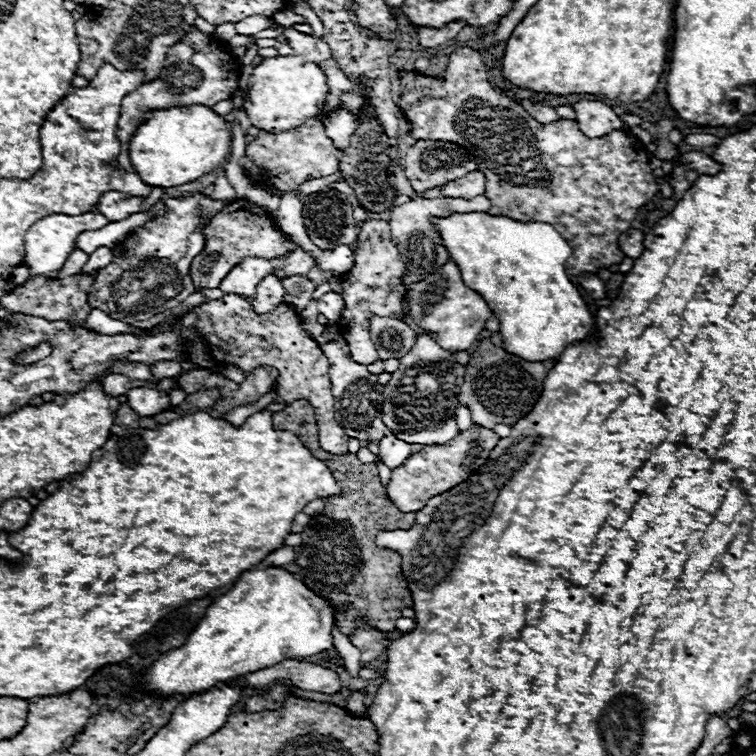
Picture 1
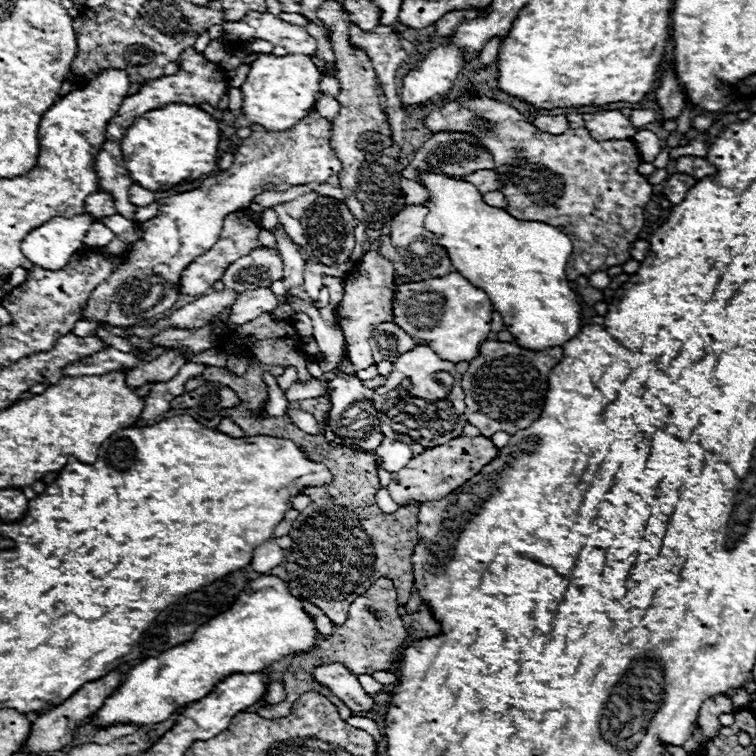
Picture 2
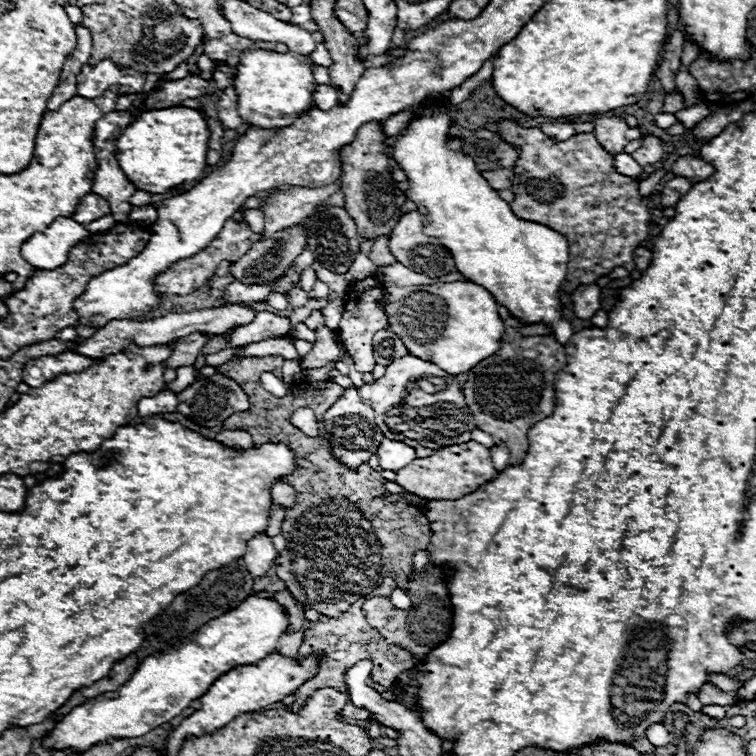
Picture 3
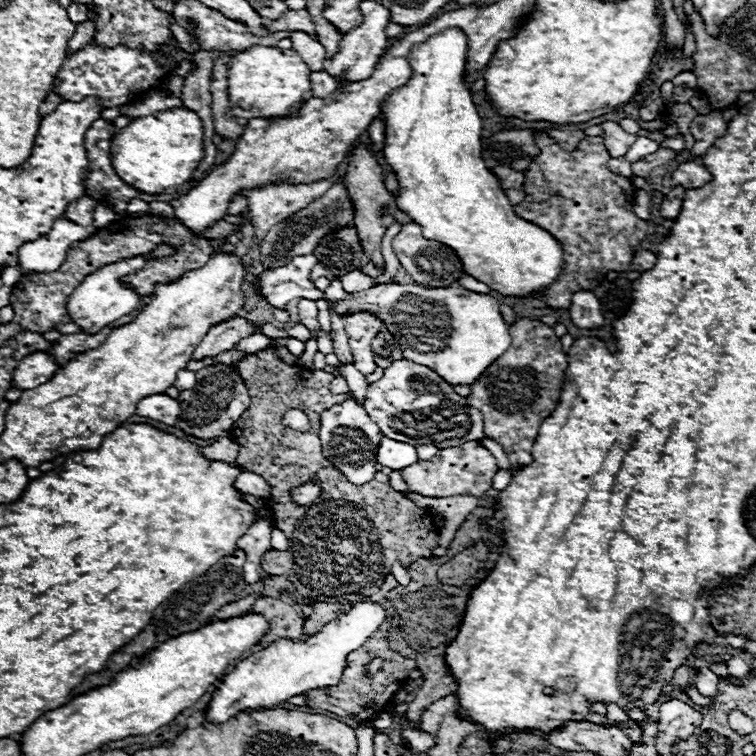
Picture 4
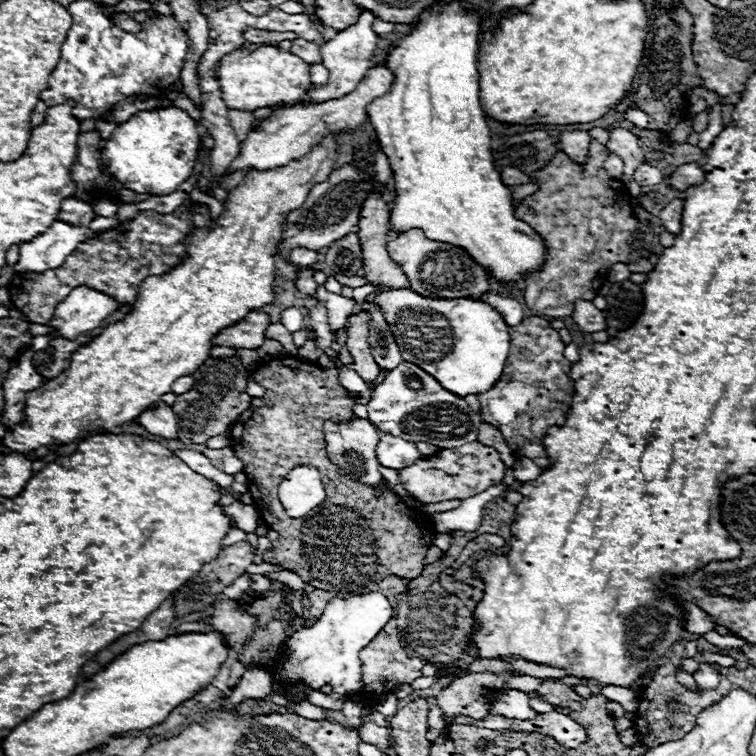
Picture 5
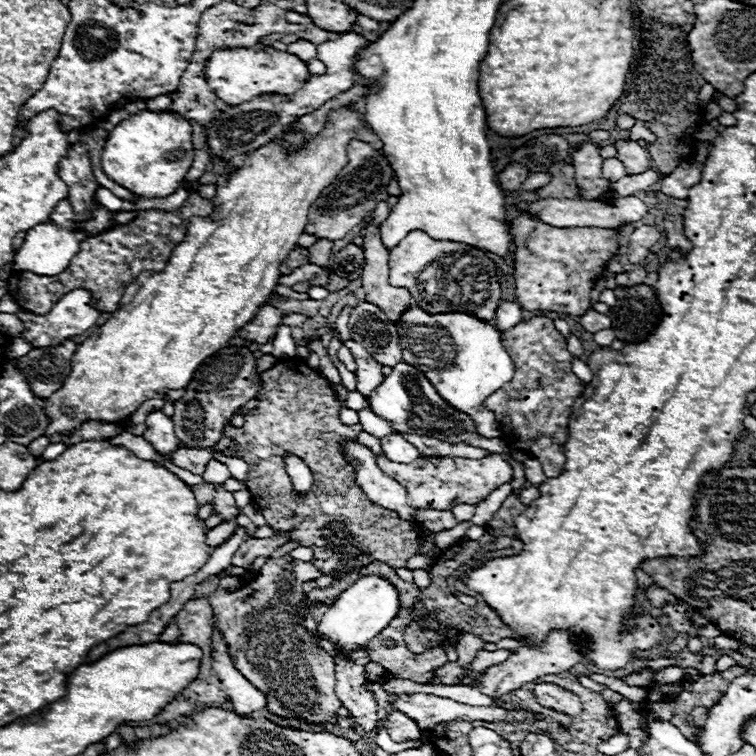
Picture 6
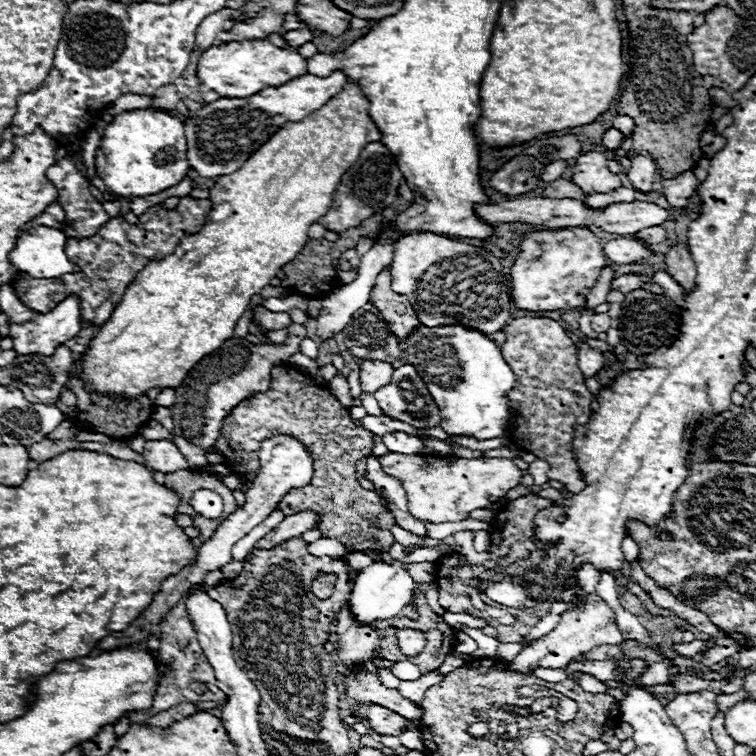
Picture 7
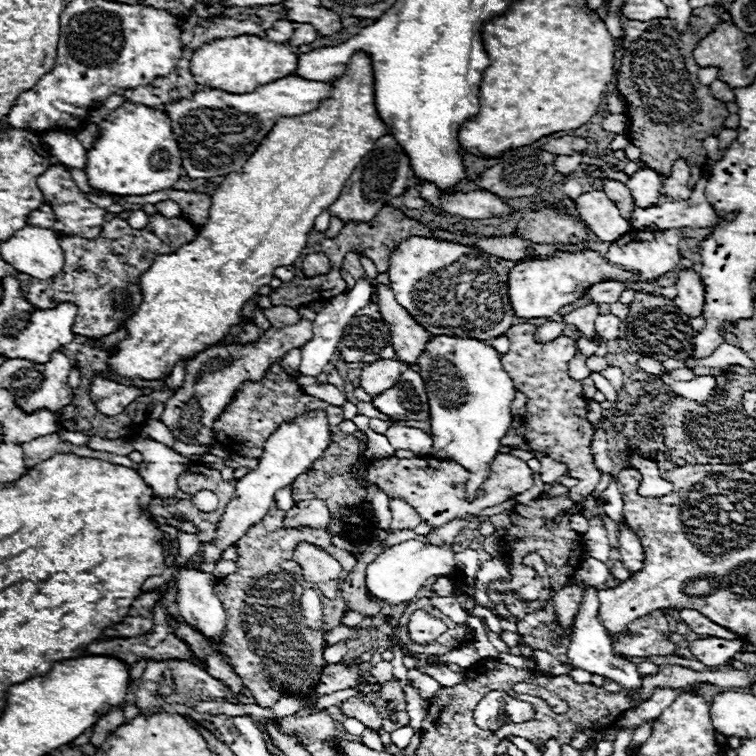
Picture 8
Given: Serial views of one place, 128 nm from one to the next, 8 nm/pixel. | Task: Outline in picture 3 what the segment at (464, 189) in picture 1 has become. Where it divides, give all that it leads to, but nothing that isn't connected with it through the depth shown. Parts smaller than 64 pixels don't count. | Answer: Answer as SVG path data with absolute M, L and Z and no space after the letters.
M502 168L502 170L488 170L488 172L482 172L482 176L490 184L490 188L494 188L494 190L508 190L512 186L512 182L510 182L512 172L506 170L506 168Z

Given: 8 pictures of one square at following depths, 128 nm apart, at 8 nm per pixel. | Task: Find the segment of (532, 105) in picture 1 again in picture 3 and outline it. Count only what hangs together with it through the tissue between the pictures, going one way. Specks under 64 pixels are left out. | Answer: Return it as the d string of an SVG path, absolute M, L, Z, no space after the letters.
M556 122L556 124L542 124L542 126L540 126L540 130L542 130L546 136L550 136L550 138L554 138L554 140L558 140L558 142L568 140L570 136L574 136L574 134L576 134L576 132L574 132L574 128L572 128L572 124L564 124L564 122Z

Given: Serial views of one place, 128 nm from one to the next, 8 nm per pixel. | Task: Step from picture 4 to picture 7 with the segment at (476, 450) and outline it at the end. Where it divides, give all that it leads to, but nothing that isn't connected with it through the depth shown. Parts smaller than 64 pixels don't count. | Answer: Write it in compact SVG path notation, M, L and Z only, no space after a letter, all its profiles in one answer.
M388 452L378 456L386 474L396 476L408 494L408 510L422 522L460 522L468 512L486 508L506 496L510 488L520 484L522 470L508 458L436 458L436 456L402 456Z

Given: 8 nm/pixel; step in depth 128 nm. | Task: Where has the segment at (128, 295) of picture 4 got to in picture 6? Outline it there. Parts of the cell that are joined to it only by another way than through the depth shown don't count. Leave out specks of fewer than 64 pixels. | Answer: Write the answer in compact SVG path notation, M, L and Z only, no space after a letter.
M72 290L66 296L62 296L48 314L38 316L38 314L28 314L28 312L18 312L16 314L24 326L26 332L22 338L26 338L28 342L32 342L36 348L46 348L46 346L56 346L60 342L64 342L66 338L78 336L82 332L86 332L90 326L96 324L96 320L100 318L100 312L92 306L92 294L88 290Z

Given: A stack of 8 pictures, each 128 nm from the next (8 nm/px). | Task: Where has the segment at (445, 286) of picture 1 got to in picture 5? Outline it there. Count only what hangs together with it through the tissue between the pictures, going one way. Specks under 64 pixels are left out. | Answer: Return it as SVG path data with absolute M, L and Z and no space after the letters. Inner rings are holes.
M294 248L294 252L290 254L290 264L294 264L296 268L304 266L313 266L321 259L318 252L310 252L306 248ZM318 286L316 288L316 296L318 296L318 302L322 306L326 306L328 310L328 324L332 328L332 332L340 332L346 324L346 318L348 314L352 314L352 308L356 306L356 300L354 298L344 298L340 294L330 294L326 292L324 286ZM390 288L368 294L366 304L382 310L402 358L430 372L452 394L486 392L504 370L510 352L508 324L488 302L476 298L426 298L410 288ZM290 307L281 313L280 322L292 333L301 330L304 316L298 308Z

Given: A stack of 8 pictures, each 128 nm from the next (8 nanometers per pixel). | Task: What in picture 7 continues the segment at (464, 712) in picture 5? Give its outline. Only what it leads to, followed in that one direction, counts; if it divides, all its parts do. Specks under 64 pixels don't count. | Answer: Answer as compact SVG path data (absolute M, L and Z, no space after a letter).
M588 594L586 602L582 606L570 608L562 614L562 620L556 624L556 628L548 634L544 634L542 638L534 640L530 646L524 646L522 652L508 662L506 666L510 670L516 670L520 674L532 674L534 668L554 668L554 670L564 670L568 668L570 662L582 660L584 654L588 654L592 648L602 646L602 644L622 644L624 640L620 640L620 632L614 620L614 612L606 606L606 602L596 596L596 594Z

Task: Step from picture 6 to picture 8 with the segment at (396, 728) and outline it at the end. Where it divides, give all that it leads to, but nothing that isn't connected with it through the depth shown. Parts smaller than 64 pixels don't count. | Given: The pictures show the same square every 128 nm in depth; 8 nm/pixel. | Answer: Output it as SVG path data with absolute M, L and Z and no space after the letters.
M348 698L342 702L342 714L348 718L360 720L366 728L380 730L382 728L382 714L372 706L362 702L360 698Z

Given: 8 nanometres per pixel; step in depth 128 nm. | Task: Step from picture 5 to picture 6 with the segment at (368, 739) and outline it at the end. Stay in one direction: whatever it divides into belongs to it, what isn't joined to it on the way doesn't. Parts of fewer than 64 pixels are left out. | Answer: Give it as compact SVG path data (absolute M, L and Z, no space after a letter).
M356 650L354 660L352 664L336 656L336 696L364 732L378 732L380 718L376 714L376 700L362 688L362 682L366 682L364 664L370 662L366 650Z

